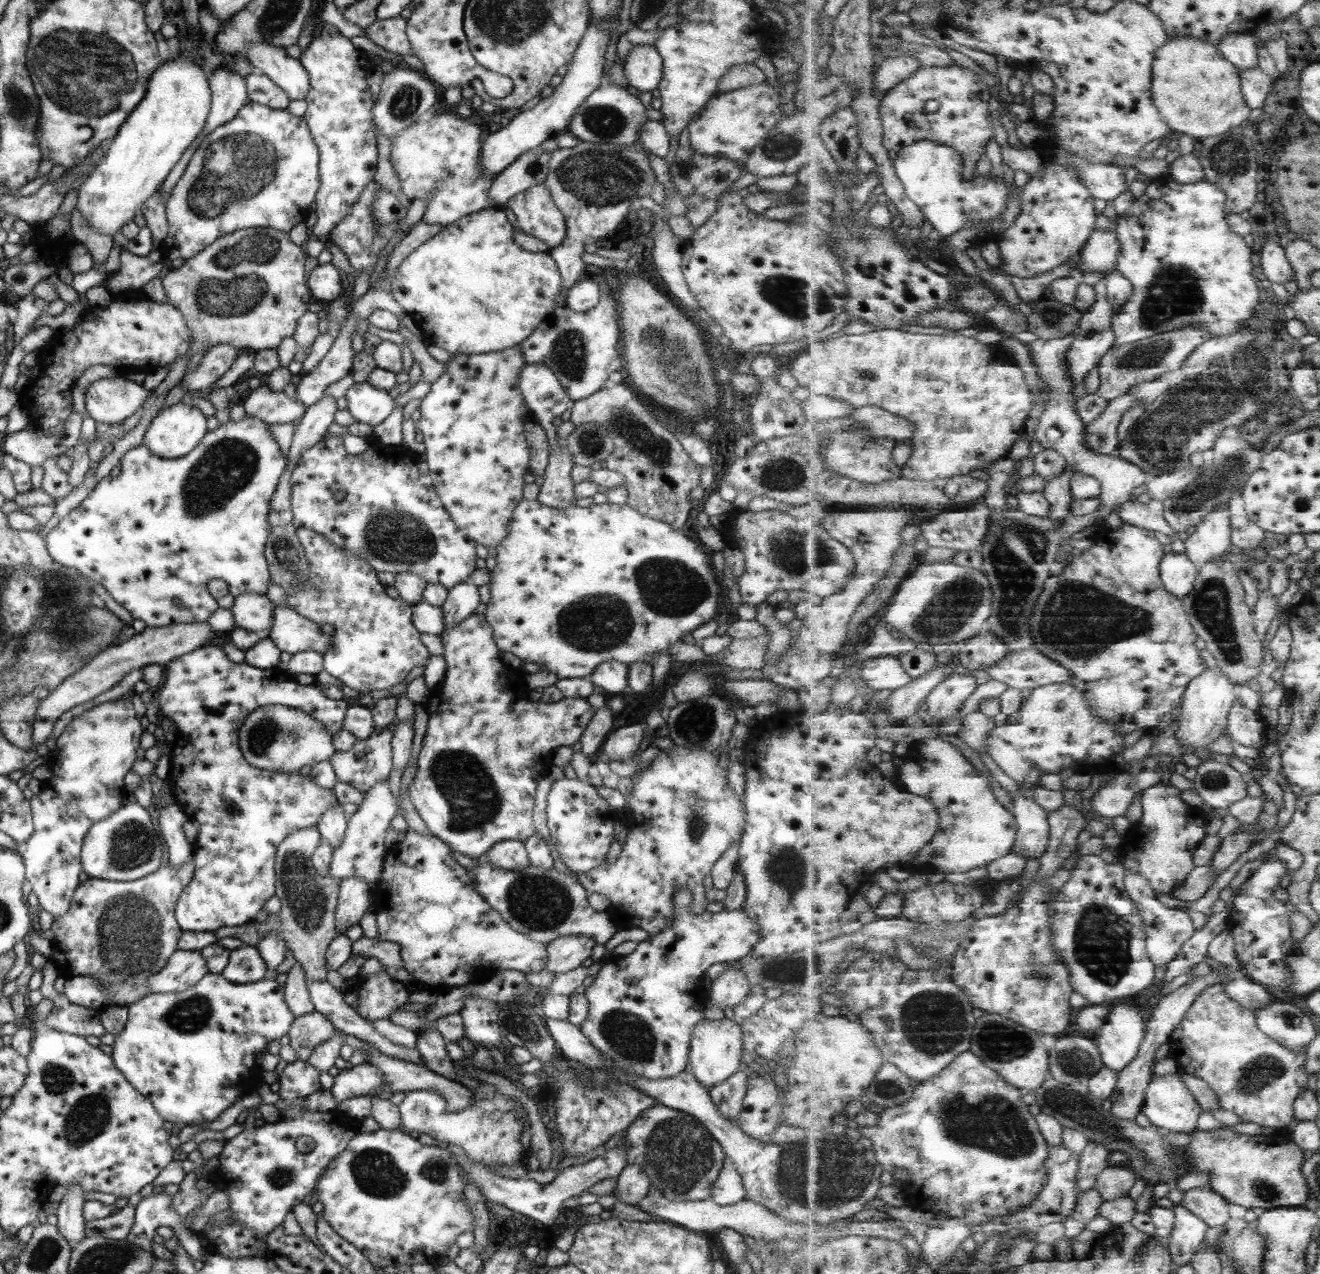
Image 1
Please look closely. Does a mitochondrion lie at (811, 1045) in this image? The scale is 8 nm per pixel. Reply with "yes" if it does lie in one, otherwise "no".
no

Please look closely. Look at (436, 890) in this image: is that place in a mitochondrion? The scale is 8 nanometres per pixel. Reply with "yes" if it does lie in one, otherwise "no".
no

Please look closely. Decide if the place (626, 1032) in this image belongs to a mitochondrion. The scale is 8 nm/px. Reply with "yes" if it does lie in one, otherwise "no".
yes

